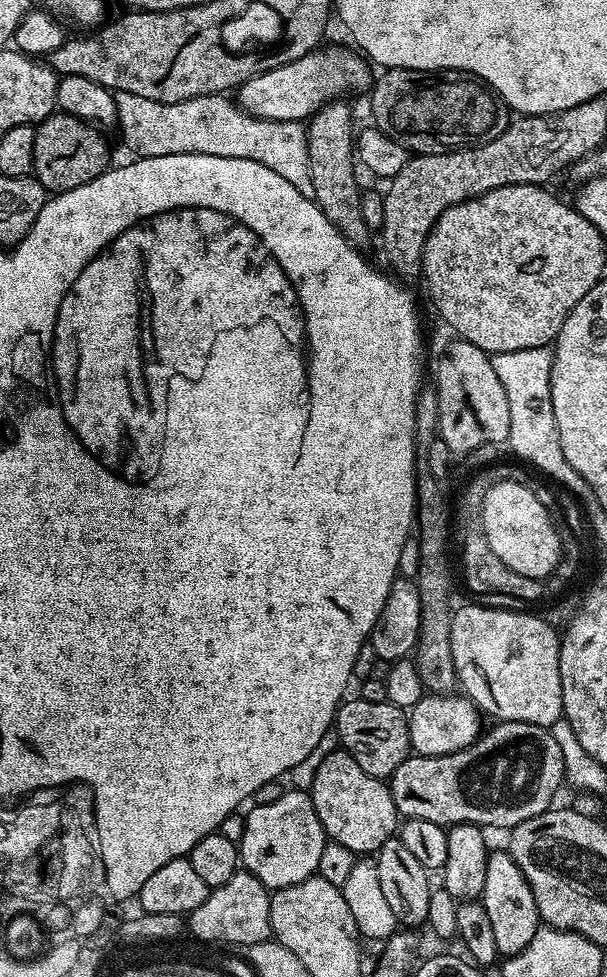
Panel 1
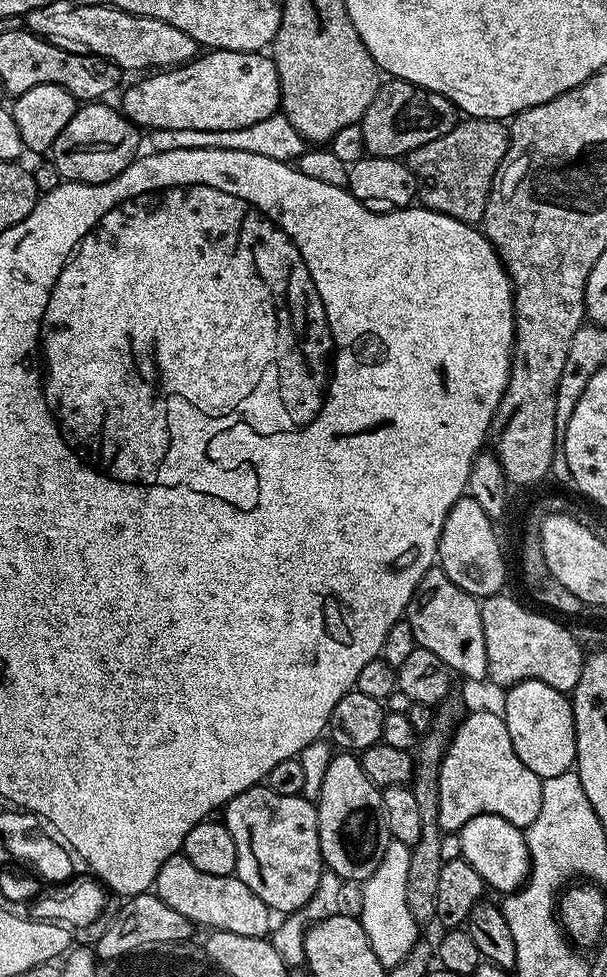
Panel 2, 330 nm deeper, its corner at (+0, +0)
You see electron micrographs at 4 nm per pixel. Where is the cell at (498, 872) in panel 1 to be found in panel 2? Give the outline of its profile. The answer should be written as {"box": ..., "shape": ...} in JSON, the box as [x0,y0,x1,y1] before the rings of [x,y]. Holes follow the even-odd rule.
{"box":[458,814,532,894],"shape":[[[478,814],[462,826],[458,835],[461,838],[461,857],[478,870],[485,885],[499,894],[517,892],[528,880],[532,870],[532,859],[528,853],[528,837],[518,826],[506,822],[506,818],[494,814]]]}

